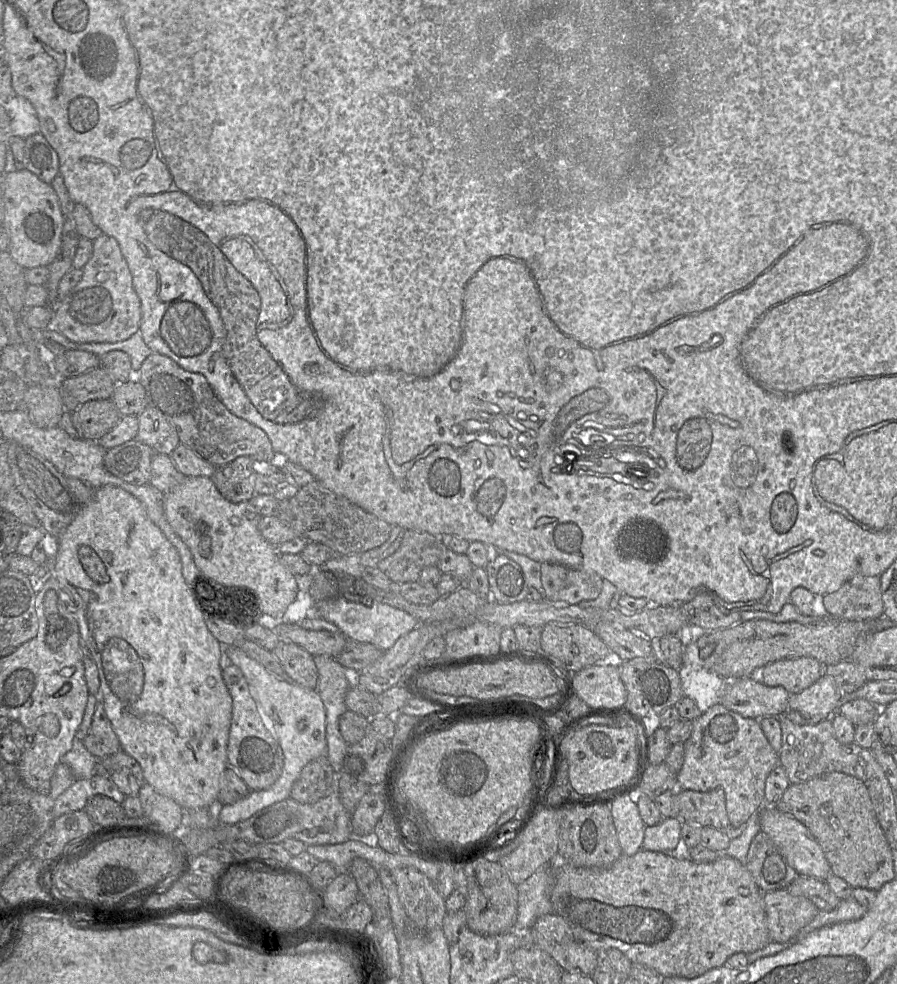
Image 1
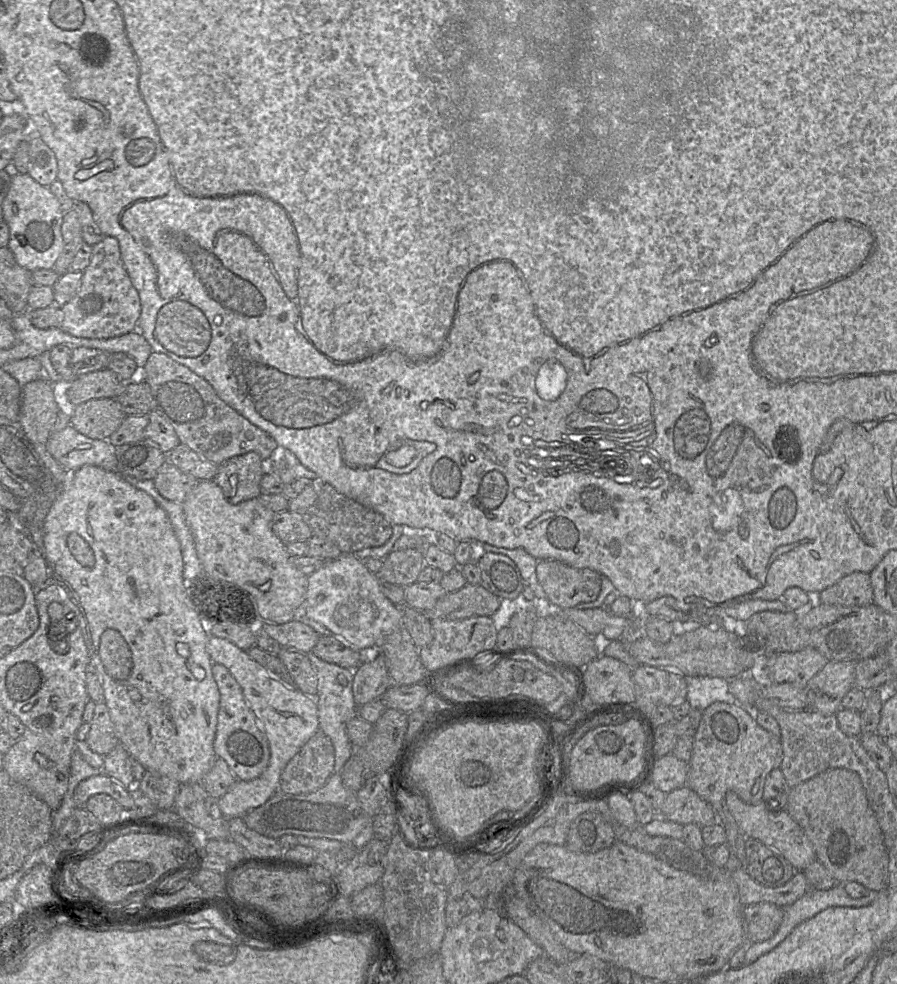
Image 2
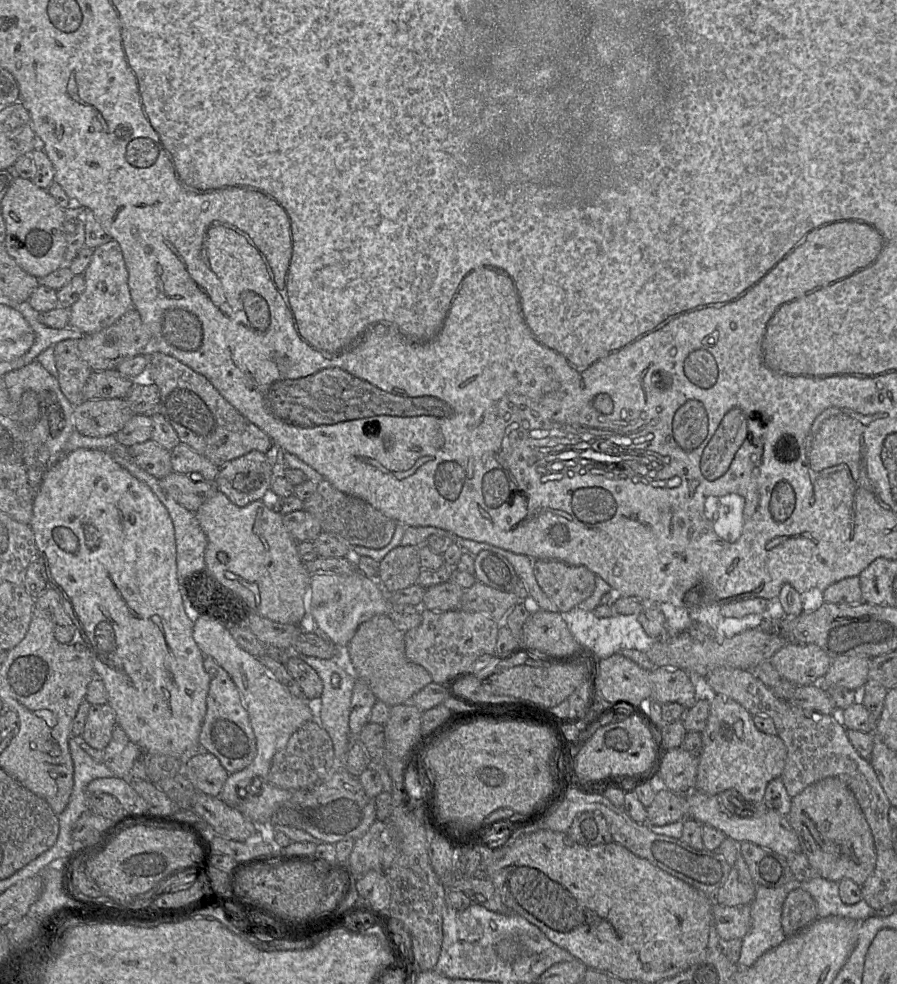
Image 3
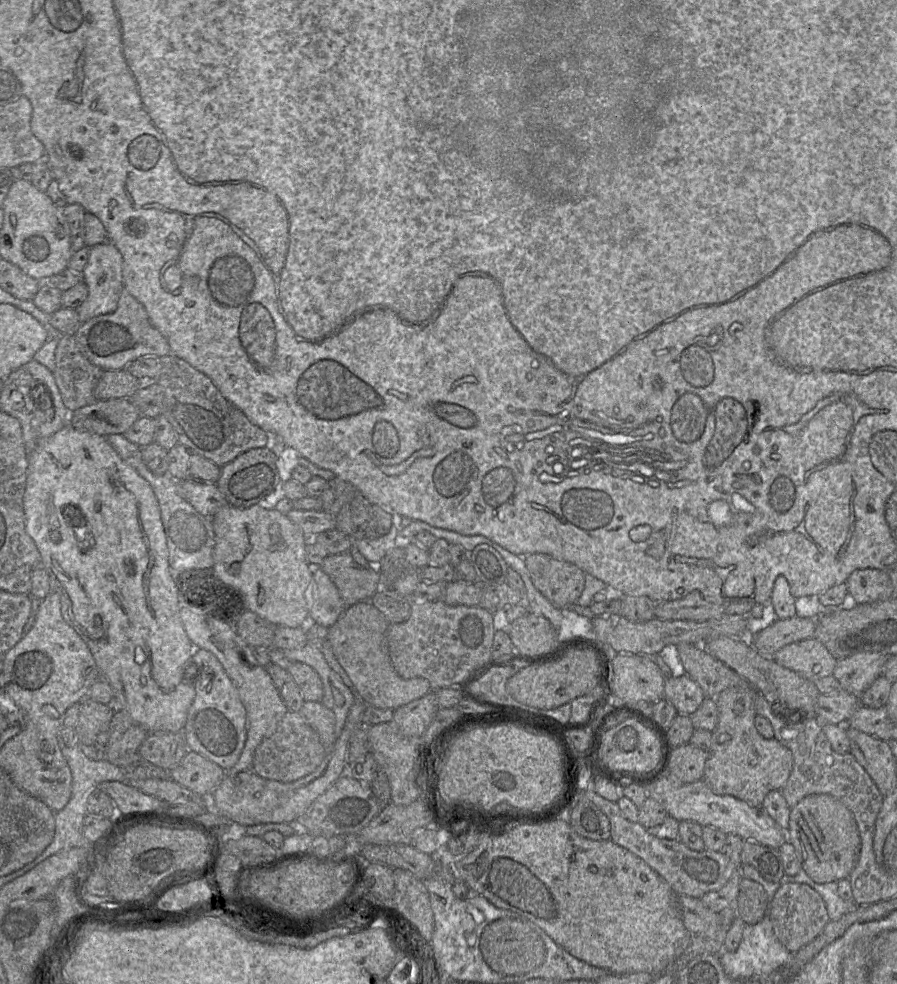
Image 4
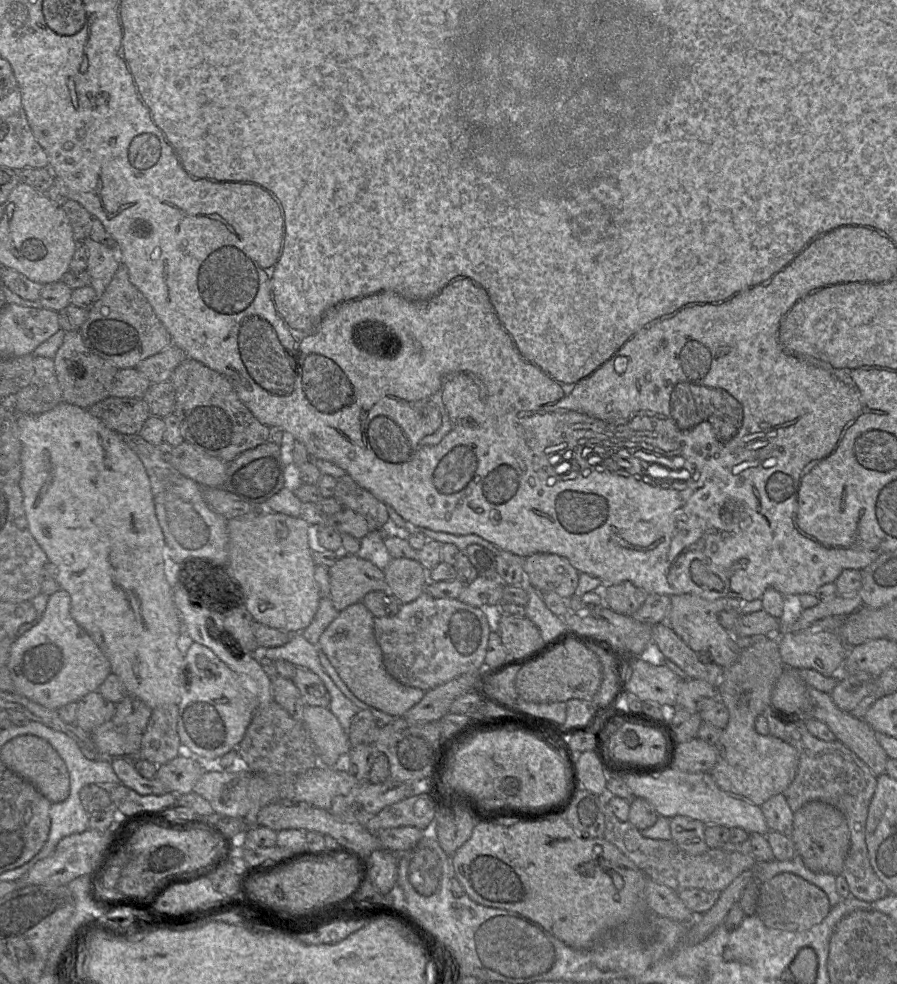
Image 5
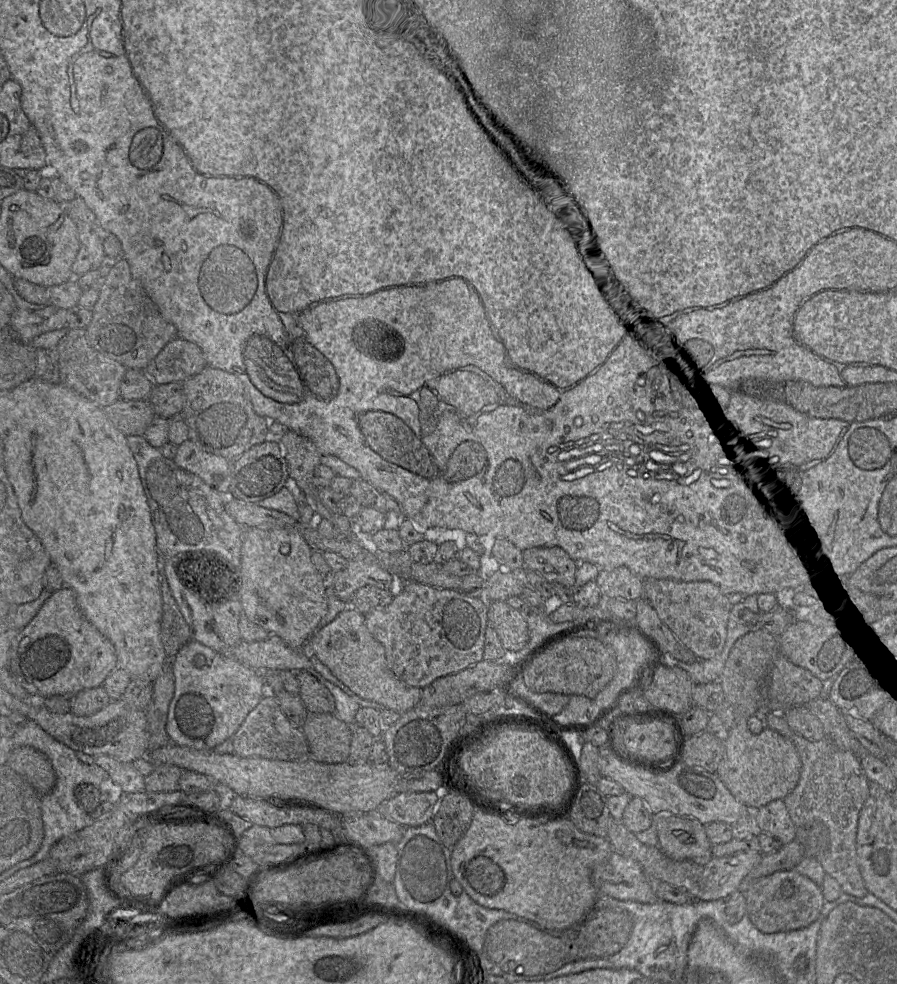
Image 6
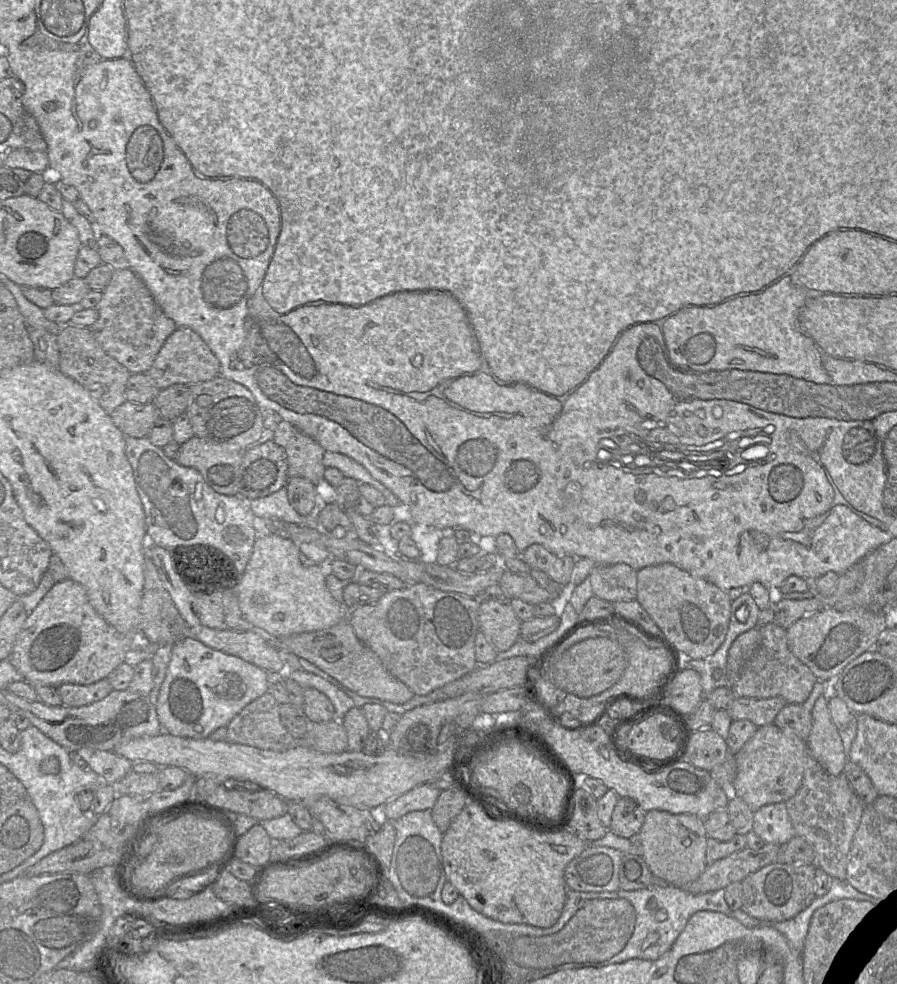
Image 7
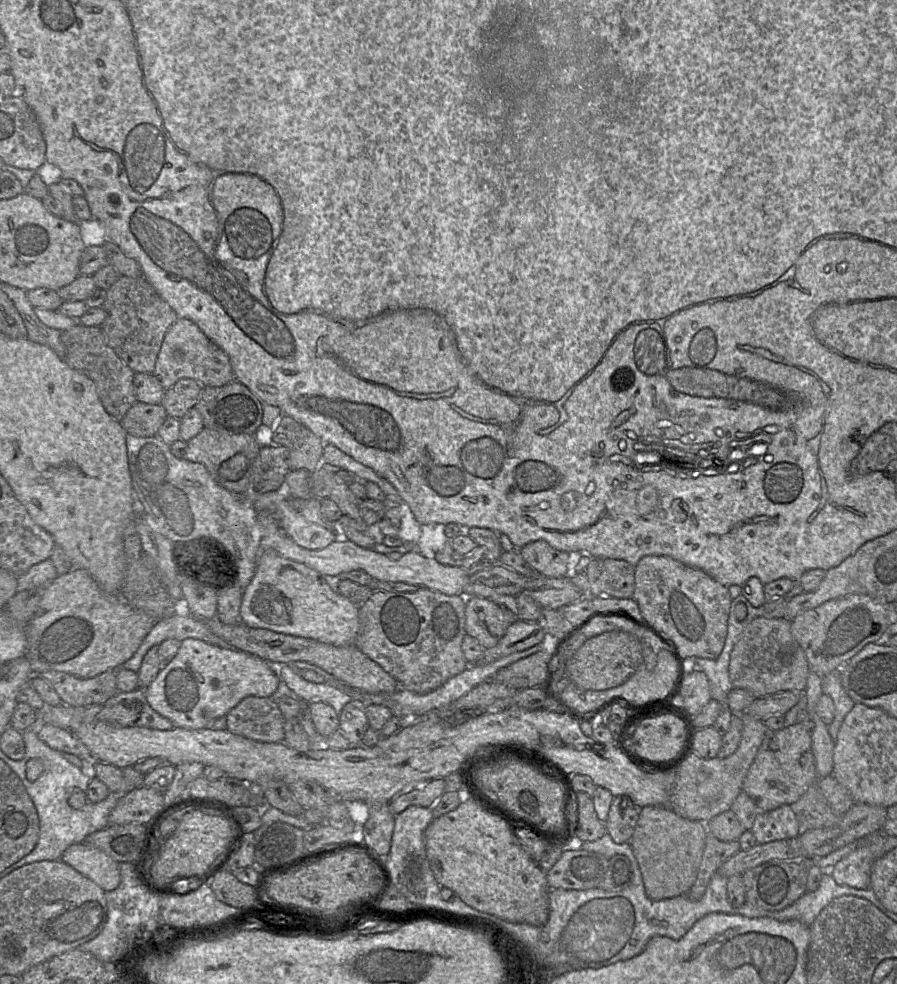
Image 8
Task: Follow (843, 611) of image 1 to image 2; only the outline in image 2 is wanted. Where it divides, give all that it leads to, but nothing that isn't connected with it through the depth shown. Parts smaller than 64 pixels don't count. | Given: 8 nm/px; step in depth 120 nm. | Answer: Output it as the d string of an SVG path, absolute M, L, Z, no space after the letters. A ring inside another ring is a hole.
M854 572L820 592L821 602L828 605L865 606L873 604L870 575Z

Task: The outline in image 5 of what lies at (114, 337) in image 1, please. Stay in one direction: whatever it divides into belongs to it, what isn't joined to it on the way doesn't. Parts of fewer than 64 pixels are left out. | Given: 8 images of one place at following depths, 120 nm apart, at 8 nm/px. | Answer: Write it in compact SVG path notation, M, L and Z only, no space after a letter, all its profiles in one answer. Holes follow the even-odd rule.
M87 237L80 245L87 249L87 269L90 286L101 296L119 267L120 260L116 249L111 249Z

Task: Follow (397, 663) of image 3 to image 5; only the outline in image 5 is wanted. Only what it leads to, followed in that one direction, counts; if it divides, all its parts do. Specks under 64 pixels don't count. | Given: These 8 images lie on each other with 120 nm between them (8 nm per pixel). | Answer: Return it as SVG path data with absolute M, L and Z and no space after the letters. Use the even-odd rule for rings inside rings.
M362 602L348 606L338 612L323 631L318 648L325 653L340 678L359 700L394 718L400 718L421 701L426 691L405 686L386 671L374 633L374 618Z

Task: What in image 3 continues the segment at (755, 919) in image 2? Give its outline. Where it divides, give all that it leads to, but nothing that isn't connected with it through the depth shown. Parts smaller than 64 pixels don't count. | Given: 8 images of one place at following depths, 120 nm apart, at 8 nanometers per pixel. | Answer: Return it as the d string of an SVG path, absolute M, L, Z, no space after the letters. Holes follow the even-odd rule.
M714 902L712 914L717 933L723 942L742 938L750 928L750 905L724 906Z

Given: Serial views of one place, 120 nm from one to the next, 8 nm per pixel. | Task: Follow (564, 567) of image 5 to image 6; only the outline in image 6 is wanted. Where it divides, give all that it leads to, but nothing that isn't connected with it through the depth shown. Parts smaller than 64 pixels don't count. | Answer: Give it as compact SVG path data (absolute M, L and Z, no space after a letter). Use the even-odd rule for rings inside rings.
M533 547L522 551L524 567L550 583L573 587L578 562L559 547Z

